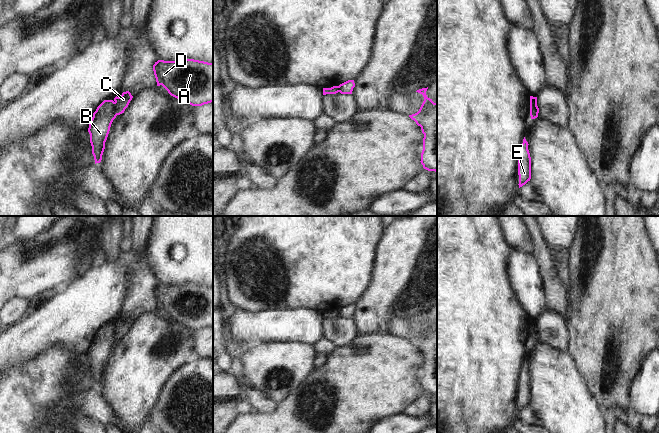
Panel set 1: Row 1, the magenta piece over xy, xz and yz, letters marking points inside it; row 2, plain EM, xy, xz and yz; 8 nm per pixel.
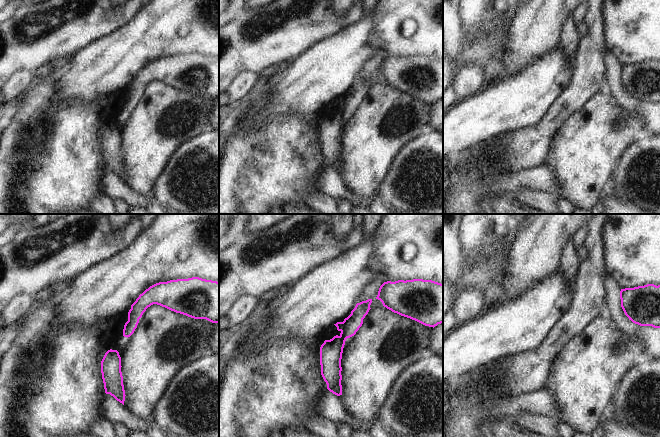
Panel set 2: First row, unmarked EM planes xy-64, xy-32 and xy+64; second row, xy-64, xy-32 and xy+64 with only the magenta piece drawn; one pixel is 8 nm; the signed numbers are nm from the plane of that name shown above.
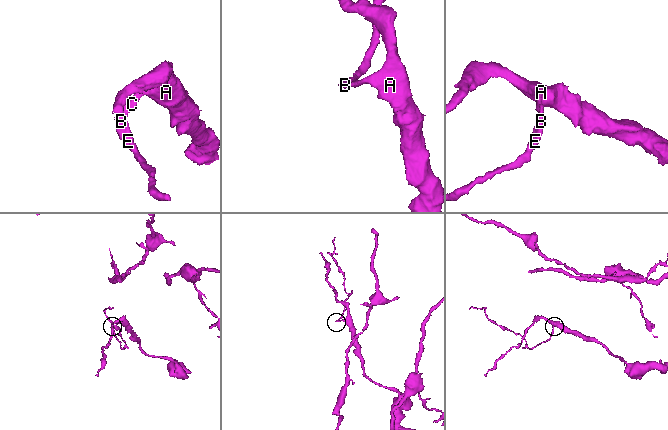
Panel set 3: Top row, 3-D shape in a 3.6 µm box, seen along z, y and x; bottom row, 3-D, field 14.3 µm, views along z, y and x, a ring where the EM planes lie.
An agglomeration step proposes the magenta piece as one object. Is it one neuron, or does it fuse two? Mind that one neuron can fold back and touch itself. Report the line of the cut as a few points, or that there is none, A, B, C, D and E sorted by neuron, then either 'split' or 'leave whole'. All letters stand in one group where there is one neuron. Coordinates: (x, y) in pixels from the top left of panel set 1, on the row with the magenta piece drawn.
xy (114, 102), (113, 112), (116, 115) | A C D / B E | split

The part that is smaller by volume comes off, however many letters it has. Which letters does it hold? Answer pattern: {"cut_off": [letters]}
{"cut_off": ["B", "E"]}

